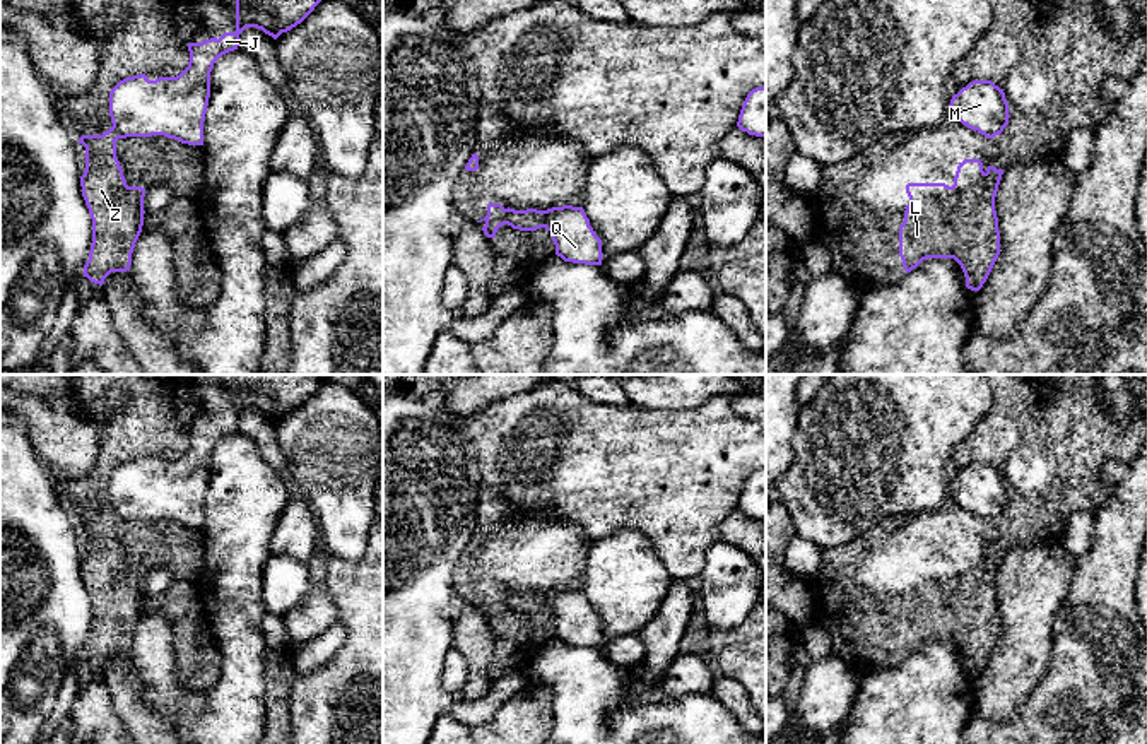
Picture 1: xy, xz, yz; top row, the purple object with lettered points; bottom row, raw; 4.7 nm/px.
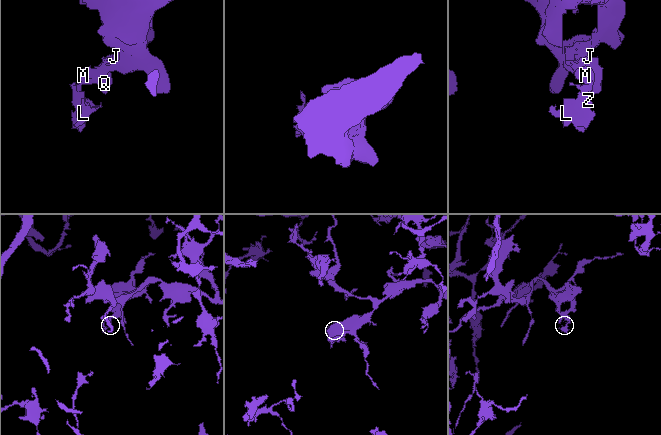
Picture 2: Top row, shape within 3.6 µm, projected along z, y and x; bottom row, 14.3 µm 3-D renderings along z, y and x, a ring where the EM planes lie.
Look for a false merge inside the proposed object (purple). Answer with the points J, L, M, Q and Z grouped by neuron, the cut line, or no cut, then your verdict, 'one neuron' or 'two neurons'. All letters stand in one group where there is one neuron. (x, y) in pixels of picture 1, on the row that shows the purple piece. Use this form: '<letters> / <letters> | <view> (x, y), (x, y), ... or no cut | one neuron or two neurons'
J M Q / L Z | xy (113, 125), (129, 135) | two neurons

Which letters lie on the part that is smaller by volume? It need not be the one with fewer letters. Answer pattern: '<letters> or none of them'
L, Z

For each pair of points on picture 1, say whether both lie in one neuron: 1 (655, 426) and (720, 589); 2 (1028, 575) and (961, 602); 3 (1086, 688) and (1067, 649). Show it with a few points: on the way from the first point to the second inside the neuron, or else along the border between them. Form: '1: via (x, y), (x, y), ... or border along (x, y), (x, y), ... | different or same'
1: border along (718, 539), (706, 551), (703, 572), (694, 584) | different
2: border along (1004, 553), (995, 580), (999, 628) | different
3: via (1086, 678), (1086, 667), (1077, 659) | same

